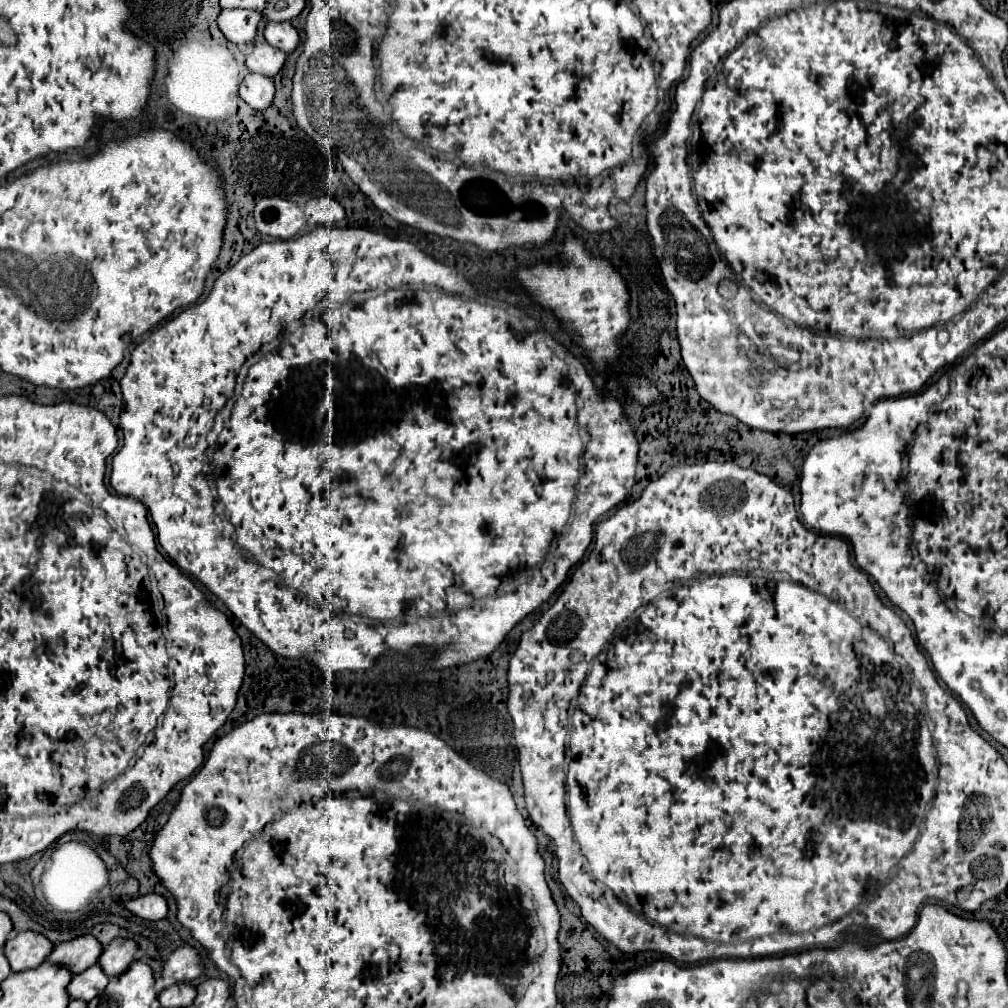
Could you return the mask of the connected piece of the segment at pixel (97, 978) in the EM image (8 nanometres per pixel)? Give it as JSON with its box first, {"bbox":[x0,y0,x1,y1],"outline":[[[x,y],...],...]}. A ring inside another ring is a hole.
{"bbox":[68,964,110,1002],"outline":[[[100,964],[90,966],[88,970],[84,970],[84,974],[76,974],[68,986],[68,994],[72,1000],[80,998],[90,1002],[96,994],[104,992],[104,986],[108,986],[110,978],[104,974],[104,970],[100,970]]]}

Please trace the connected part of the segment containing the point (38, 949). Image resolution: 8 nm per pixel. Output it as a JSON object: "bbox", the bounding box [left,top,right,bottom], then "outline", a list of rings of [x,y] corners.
{"bbox":[4,932,54,972],"outline":[[[18,932],[14,934],[6,946],[4,946],[4,954],[12,966],[12,972],[22,972],[34,966],[40,966],[48,954],[52,952],[54,944],[42,936],[40,932]]]}

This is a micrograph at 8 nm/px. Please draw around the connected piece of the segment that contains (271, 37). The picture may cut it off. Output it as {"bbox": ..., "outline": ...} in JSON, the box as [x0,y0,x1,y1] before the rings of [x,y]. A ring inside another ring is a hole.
{"bbox":[264,22,300,54],"outline":[[[268,22],[264,28],[264,38],[270,46],[274,46],[286,54],[294,52],[300,42],[298,32],[294,30],[294,26],[290,26],[290,22],[280,22],[280,24]]]}

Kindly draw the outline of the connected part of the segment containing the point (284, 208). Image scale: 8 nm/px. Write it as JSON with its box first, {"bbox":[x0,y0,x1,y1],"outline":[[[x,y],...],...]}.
{"bbox":[254,196,306,240],"outline":[[[280,196],[262,198],[254,208],[254,218],[258,232],[282,240],[296,236],[306,226],[304,210]]]}

